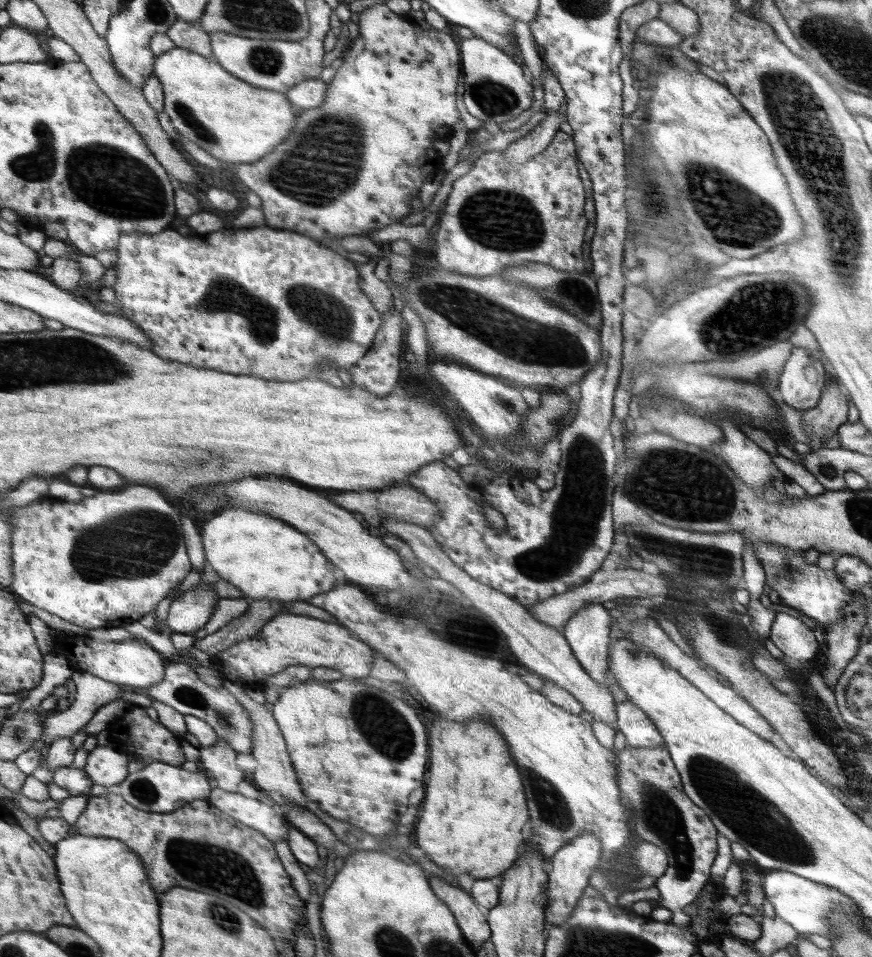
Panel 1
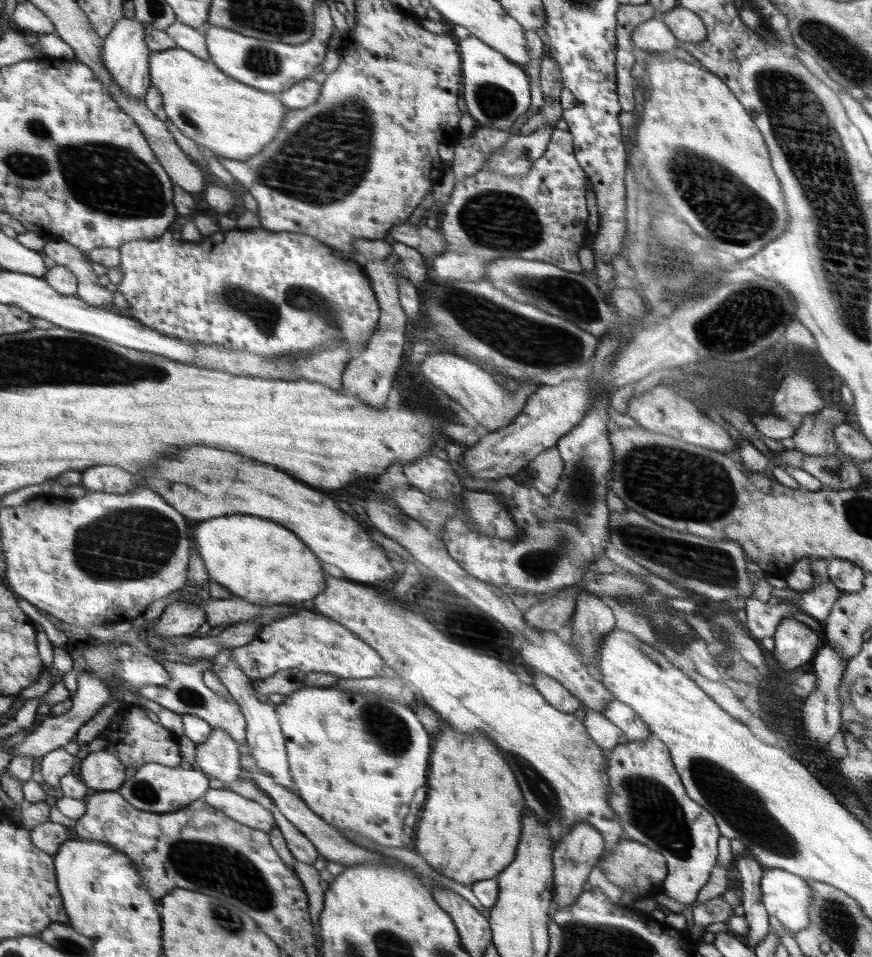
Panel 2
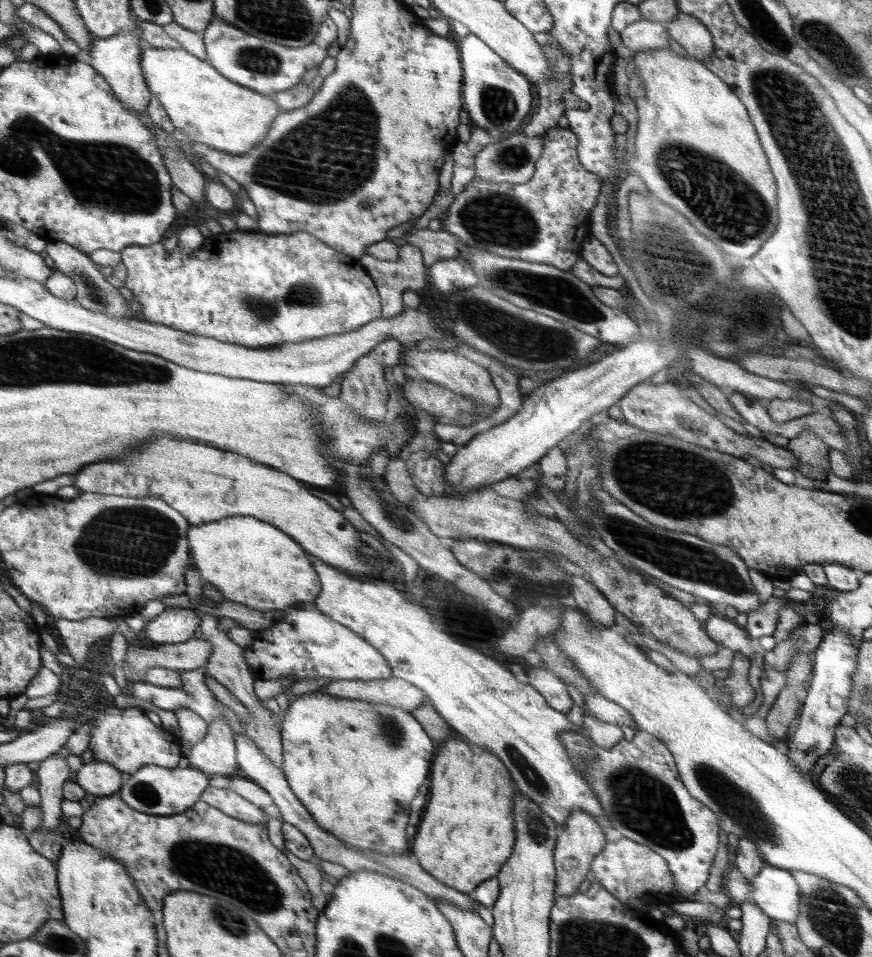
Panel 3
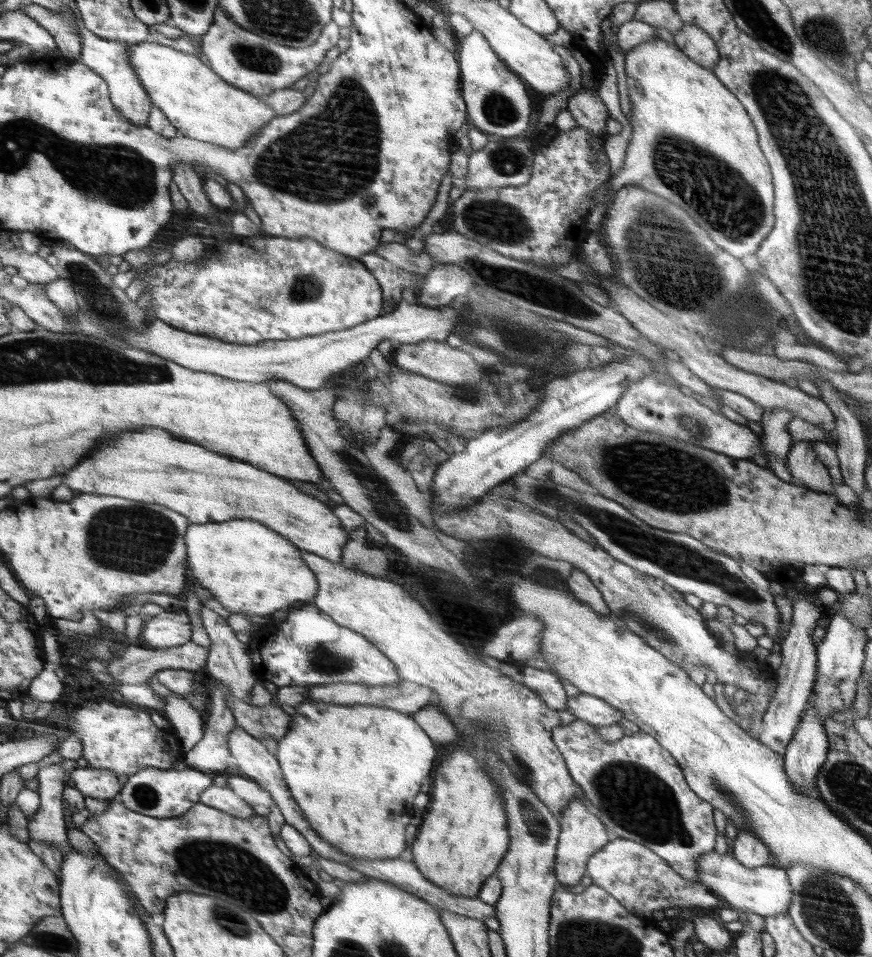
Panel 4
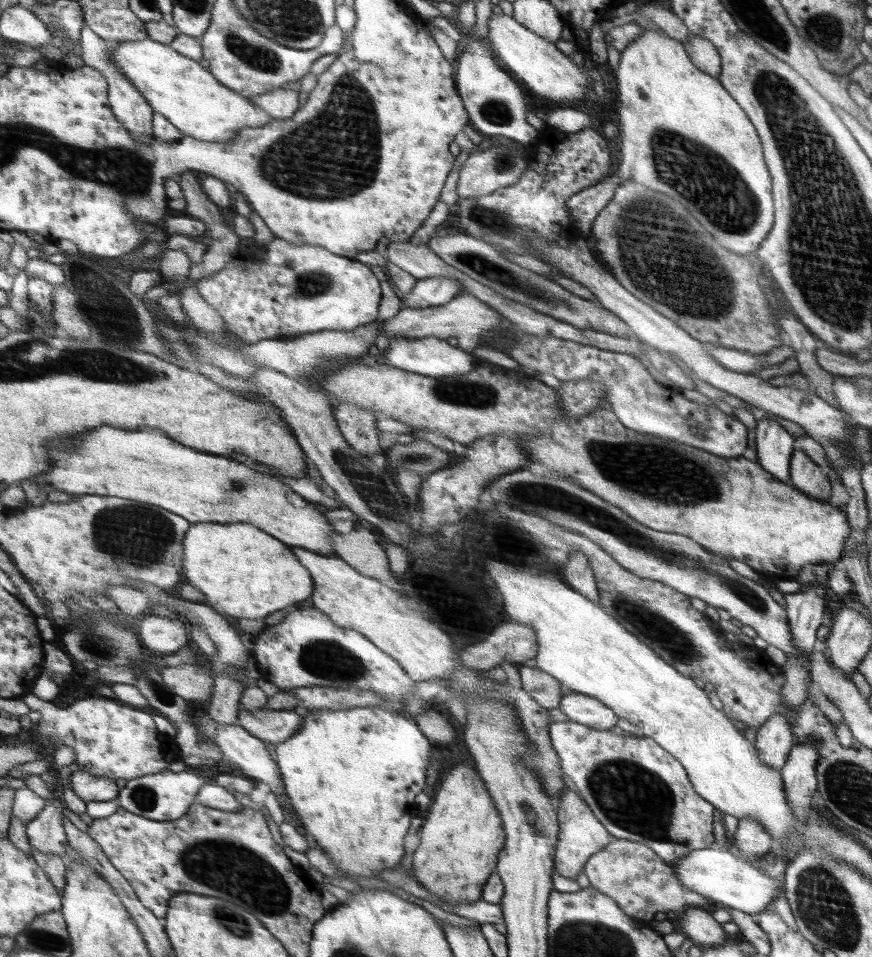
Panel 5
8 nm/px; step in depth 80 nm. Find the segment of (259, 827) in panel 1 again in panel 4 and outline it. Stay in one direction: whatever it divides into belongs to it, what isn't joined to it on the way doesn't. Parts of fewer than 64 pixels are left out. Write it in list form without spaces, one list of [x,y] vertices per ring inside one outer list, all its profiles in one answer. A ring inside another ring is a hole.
[[[212,785],[202,794],[201,801],[235,817],[250,818],[256,815],[254,809],[245,800],[242,800],[242,797],[236,796],[228,786],[222,787],[222,785]]]

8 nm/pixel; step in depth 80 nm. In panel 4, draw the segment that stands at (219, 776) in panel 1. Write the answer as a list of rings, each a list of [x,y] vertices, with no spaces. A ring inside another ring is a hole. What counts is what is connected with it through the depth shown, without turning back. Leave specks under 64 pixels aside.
[[[220,681],[215,682],[211,698],[211,715],[207,723],[207,733],[194,750],[186,752],[185,762],[190,767],[206,771],[224,770],[228,766],[230,751],[227,738],[236,727],[233,712],[227,703],[231,690]]]

